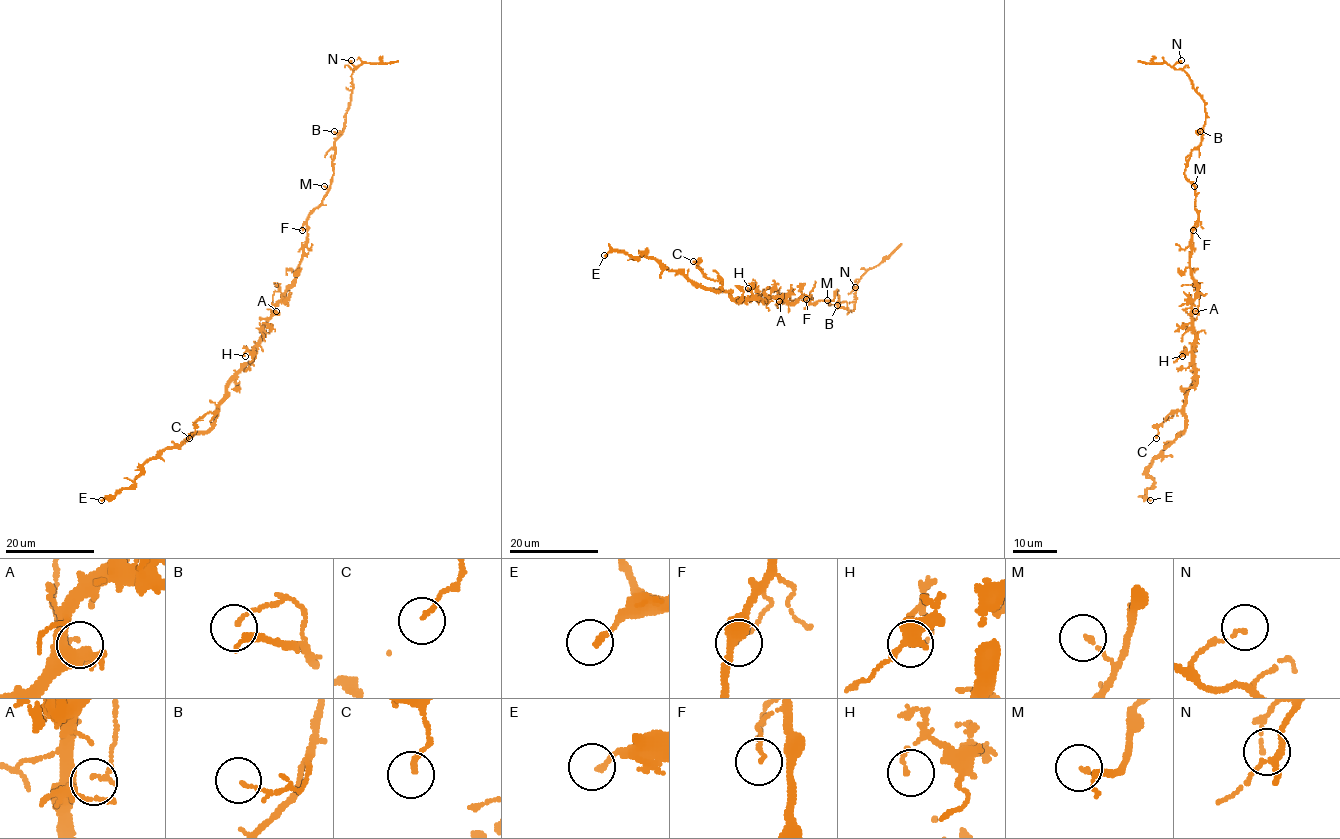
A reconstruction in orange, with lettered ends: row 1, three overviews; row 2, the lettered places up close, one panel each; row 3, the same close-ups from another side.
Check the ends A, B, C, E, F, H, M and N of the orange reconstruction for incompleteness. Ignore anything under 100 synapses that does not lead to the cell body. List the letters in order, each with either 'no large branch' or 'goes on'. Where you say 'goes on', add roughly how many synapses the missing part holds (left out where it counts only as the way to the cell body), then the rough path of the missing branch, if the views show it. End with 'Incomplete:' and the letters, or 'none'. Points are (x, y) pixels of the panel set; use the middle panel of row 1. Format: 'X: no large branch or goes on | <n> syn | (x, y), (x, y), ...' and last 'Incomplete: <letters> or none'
A: no large branch
B: no large branch
C: no large branch
E: no large branch
F: no large branch
H: no large branch
M: no large branch
N: no large branch
Incomplete: none

